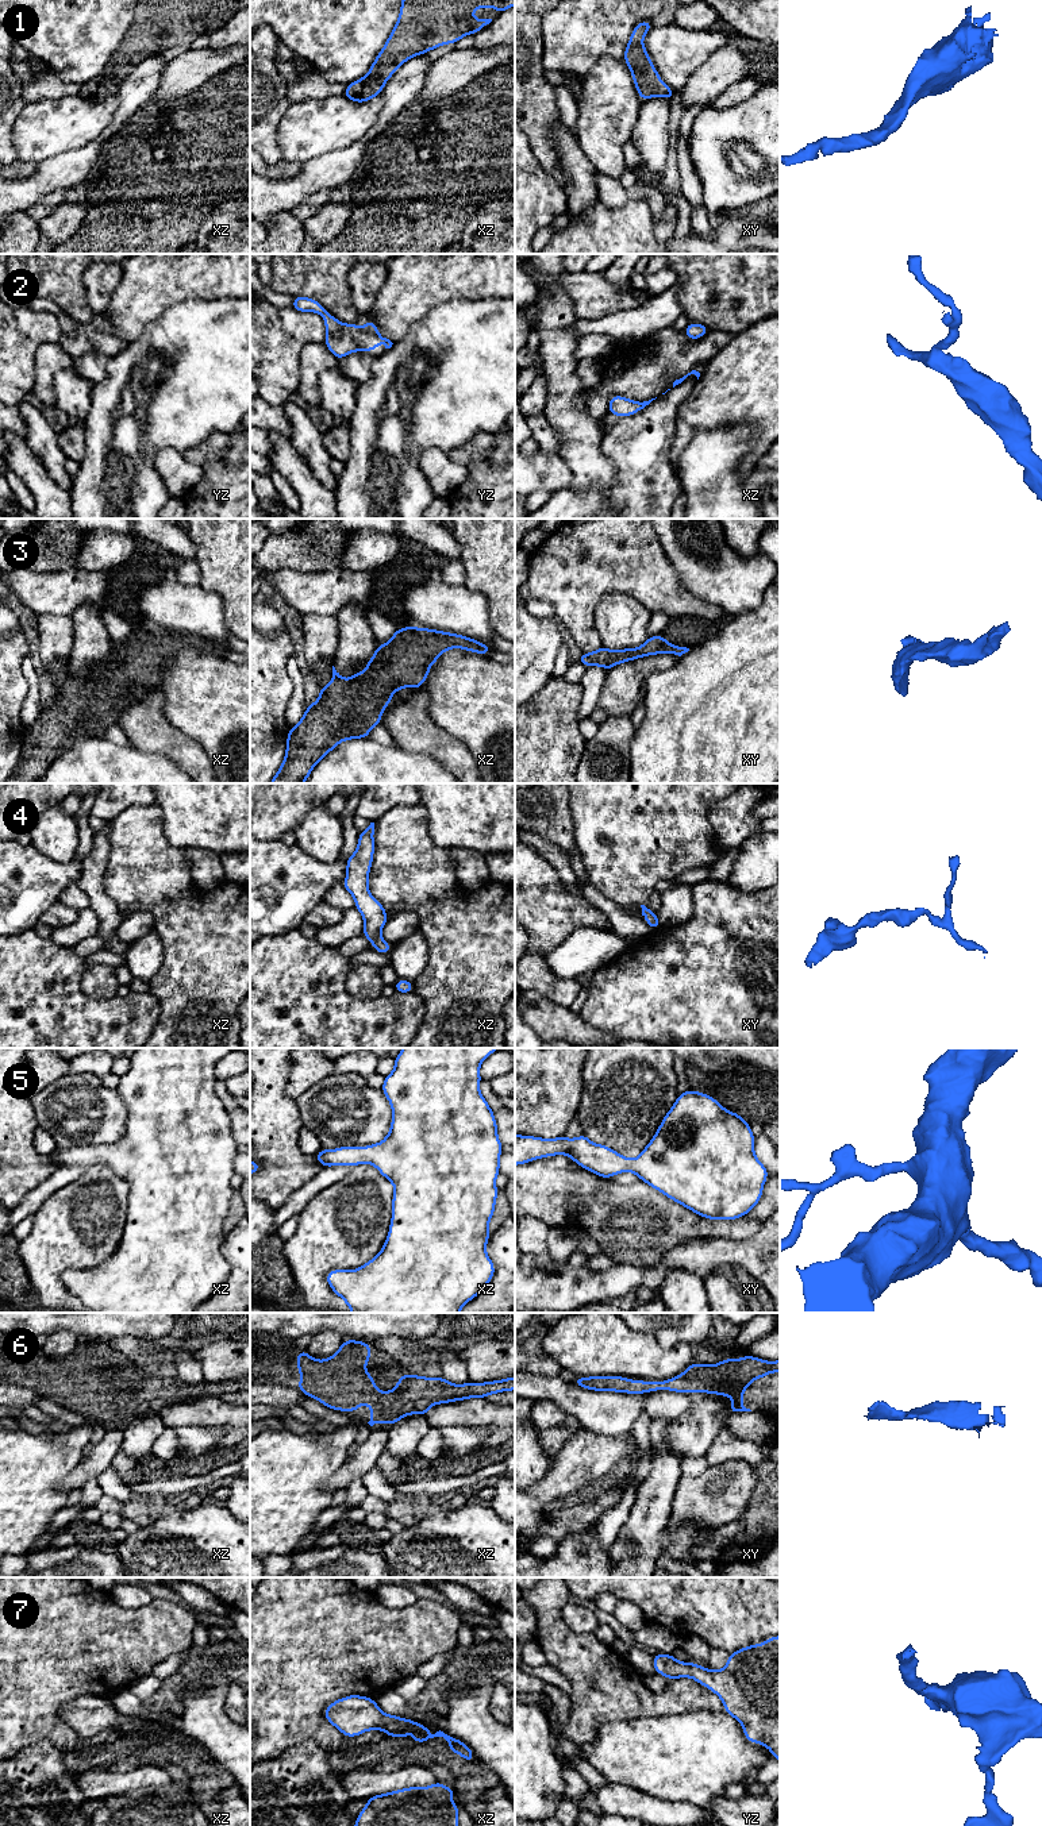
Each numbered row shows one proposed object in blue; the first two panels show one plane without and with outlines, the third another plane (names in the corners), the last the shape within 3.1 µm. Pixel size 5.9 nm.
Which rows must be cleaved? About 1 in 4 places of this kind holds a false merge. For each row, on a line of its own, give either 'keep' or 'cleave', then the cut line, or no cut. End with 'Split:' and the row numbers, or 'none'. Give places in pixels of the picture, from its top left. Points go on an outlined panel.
1: keep | no cut
2: keep | no cut
3: keep | no cut
4: keep | no cut
5: keep | no cut
6: keep | no cut
7: keep | no cut
Split: none

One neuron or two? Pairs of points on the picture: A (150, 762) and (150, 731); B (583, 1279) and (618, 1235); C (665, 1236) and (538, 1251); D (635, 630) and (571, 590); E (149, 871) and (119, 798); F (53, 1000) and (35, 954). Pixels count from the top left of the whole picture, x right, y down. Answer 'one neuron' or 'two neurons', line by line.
A: two neurons
B: two neurons
C: two neurons
D: two neurons
E: two neurons
F: one neuron

